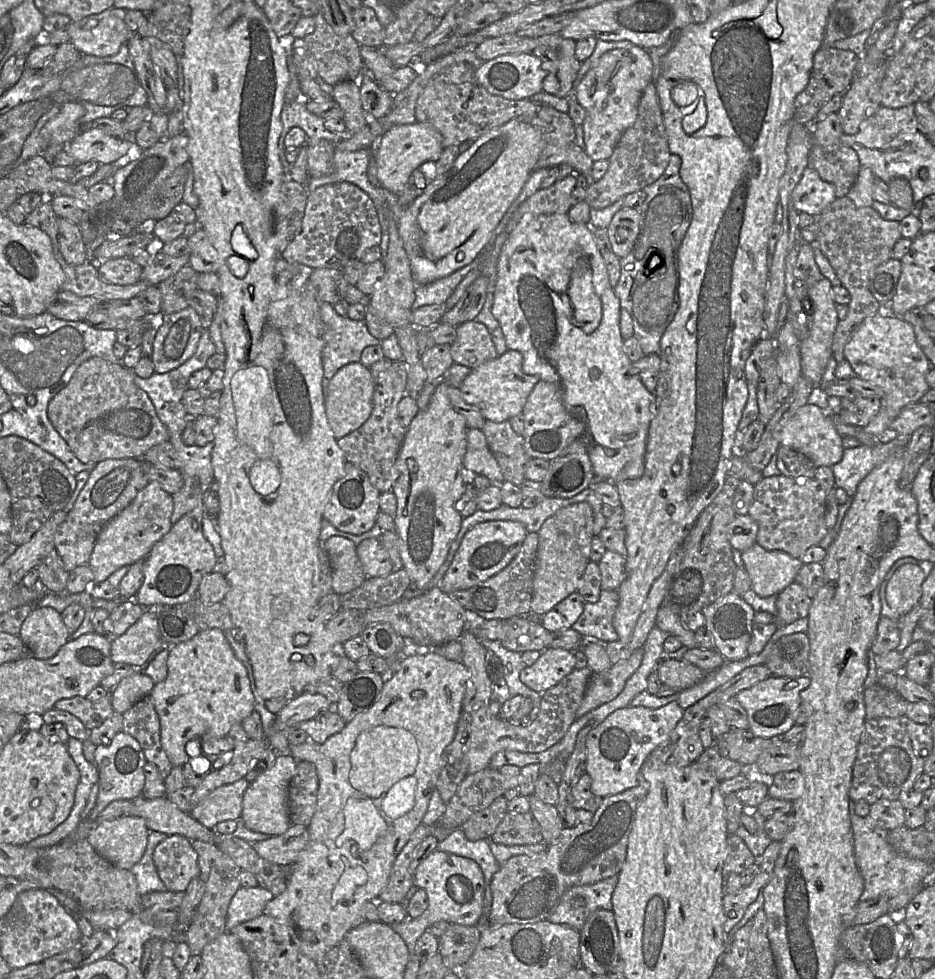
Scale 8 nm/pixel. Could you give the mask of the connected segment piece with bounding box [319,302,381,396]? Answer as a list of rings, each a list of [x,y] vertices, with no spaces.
[[[319,302],[320,315],[324,325],[322,339],[325,346],[322,349],[323,363],[323,393],[326,396],[332,377],[343,366],[359,362],[364,348],[380,344],[368,331],[365,320],[352,320],[339,315],[333,304]]]

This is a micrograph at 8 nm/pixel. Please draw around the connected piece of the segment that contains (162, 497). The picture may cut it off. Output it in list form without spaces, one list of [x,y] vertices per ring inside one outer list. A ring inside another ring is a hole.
[[[149,482],[140,490],[134,500],[100,531],[88,563],[94,575],[93,582],[103,582],[119,568],[142,561],[154,544],[170,531],[173,510],[172,495],[157,482]]]

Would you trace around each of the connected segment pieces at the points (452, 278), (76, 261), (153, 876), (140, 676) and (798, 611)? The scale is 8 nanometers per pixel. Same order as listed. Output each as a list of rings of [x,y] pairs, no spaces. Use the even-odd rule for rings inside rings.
[[[467,264],[447,277],[427,285],[416,285],[414,288],[415,299],[412,304],[412,309],[415,310],[424,305],[445,303],[469,272],[469,264]]]
[[[59,218],[58,243],[60,252],[68,264],[81,265],[87,261],[85,244],[77,224]]]
[[[150,831],[147,846],[141,859],[130,869],[136,878],[140,895],[152,891],[167,891],[153,862],[153,853],[156,846],[166,839],[166,837],[165,833]]]
[[[140,670],[123,678],[110,692],[114,711],[123,714],[141,698],[148,696],[155,683]]]
[[[797,581],[791,583],[777,596],[775,623],[785,626],[796,620],[808,617],[813,598]]]

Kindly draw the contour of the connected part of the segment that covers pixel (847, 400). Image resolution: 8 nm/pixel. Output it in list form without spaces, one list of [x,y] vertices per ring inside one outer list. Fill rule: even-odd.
[[[850,391],[841,398],[841,410],[838,415],[847,424],[865,427],[880,409],[880,398],[865,397],[859,392]]]

